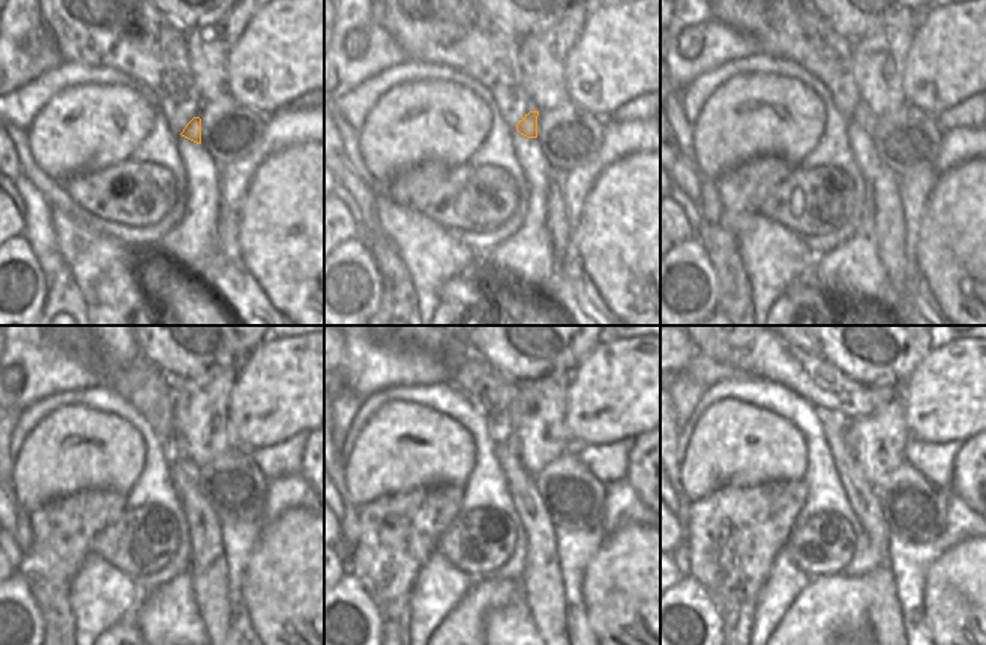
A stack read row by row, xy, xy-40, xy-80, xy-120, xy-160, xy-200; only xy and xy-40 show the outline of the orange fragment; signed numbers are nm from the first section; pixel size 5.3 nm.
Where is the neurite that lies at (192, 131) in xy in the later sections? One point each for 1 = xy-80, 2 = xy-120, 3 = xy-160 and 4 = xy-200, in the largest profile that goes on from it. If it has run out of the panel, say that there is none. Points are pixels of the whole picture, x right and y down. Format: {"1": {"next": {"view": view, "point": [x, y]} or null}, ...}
{"1": {"next": {"view": "xy-80", "point": [862, 116]}}, "2": {"next": {"view": "xy-120", "point": [176, 447]}}, "3": {"next": {"view": "xy-160", "point": [514, 443]}}, "4": {"next": {"view": "xy-200", "point": [850, 434]}}}

